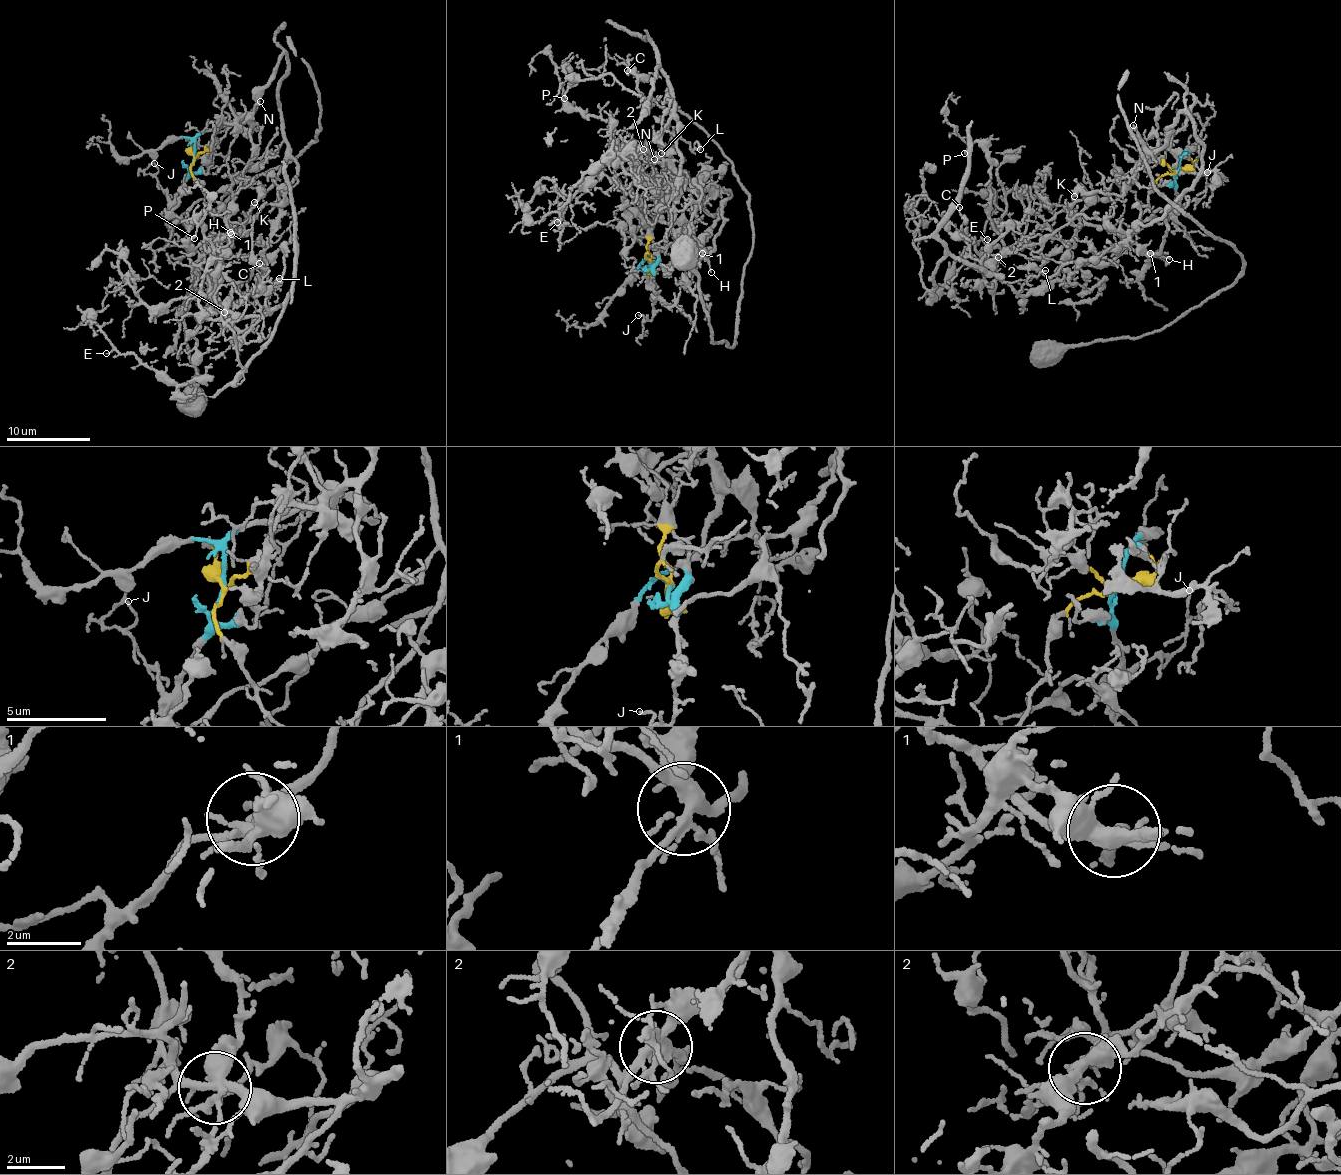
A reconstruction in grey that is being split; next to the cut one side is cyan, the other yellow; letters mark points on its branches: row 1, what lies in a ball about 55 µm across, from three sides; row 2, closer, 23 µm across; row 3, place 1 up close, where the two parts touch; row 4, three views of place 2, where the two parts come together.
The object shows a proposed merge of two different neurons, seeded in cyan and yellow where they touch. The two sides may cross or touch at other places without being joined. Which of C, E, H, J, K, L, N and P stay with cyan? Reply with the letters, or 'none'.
J, K, N

